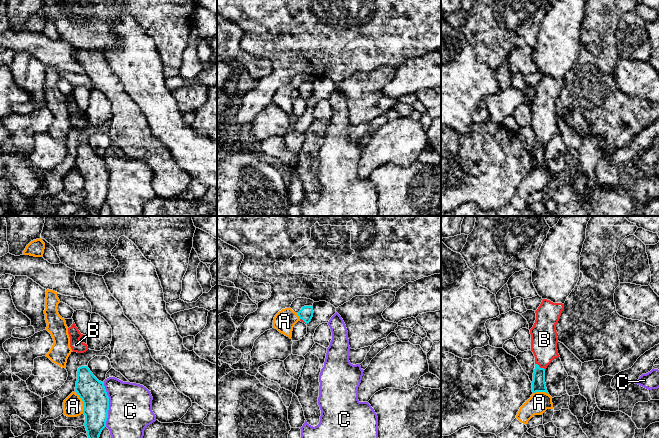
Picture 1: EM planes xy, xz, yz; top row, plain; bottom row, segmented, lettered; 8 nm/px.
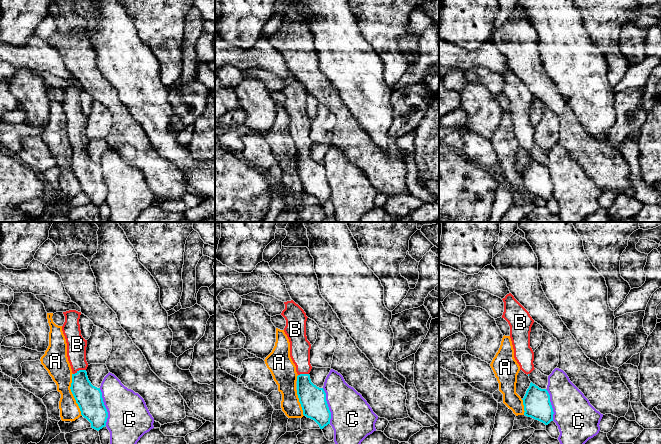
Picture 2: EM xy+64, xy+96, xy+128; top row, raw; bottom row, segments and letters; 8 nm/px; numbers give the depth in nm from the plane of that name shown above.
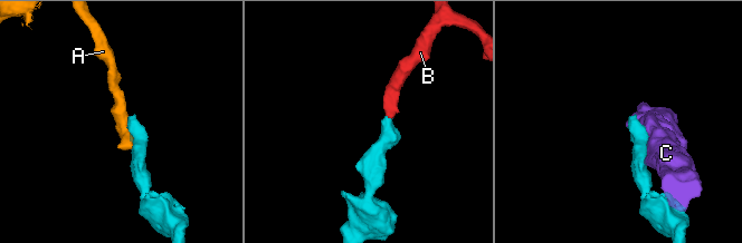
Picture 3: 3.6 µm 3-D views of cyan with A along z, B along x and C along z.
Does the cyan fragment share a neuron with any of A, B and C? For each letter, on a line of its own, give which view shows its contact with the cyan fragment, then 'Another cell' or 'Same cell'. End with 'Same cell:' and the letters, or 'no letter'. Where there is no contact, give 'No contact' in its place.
A: Touches cyan in xy. Another cell
B: Touches cyan in yz. Same cell
C: Touches cyan in xy. Another cell
Same cell: B

